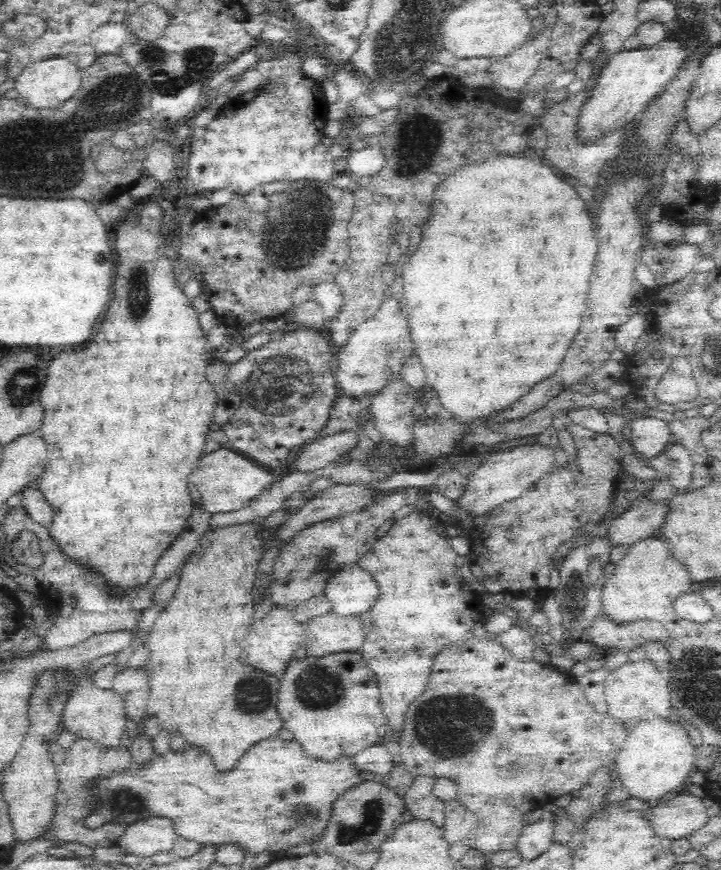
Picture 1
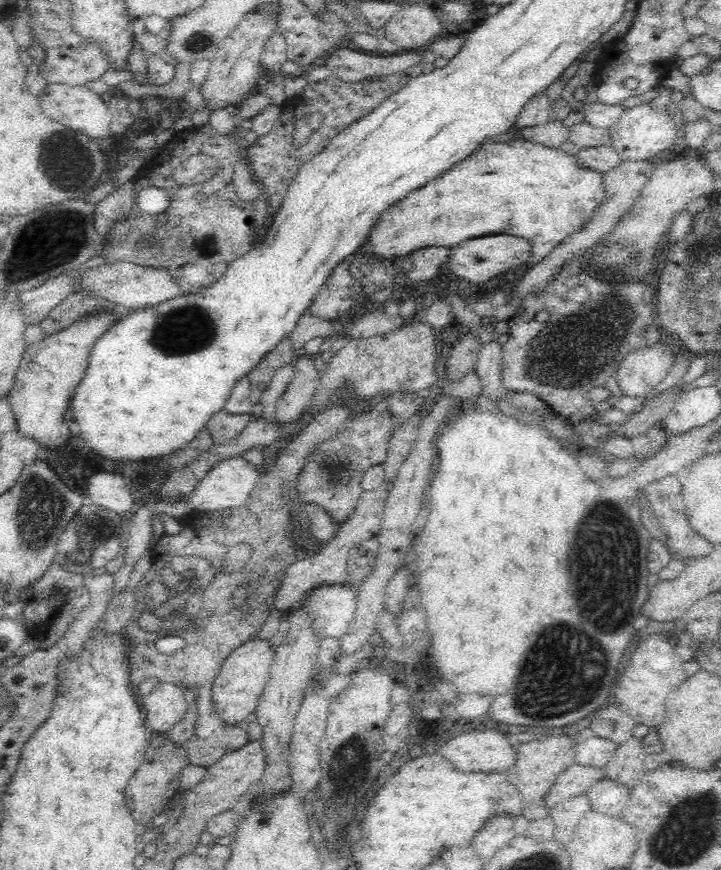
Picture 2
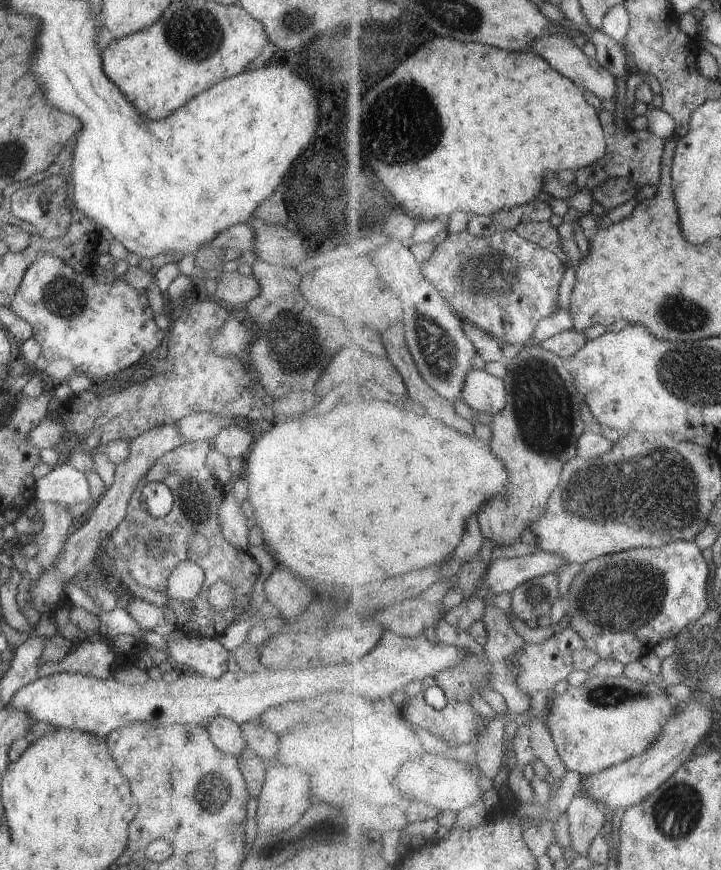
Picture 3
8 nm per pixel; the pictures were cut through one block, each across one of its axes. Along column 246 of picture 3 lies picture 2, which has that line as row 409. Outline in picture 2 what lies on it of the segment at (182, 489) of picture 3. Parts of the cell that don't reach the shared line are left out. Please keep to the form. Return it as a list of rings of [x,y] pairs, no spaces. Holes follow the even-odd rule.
[[[566,270],[564,274],[556,273],[555,277],[548,282],[548,284],[540,291],[539,295],[530,295],[527,294],[526,296],[523,296],[520,300],[516,302],[516,304],[519,306],[519,310],[517,315],[514,317],[510,317],[507,320],[507,324],[509,326],[509,333],[508,333],[508,340],[506,343],[501,346],[502,349],[502,384],[504,385],[504,389],[512,390],[512,392],[525,392],[525,393],[531,393],[531,394],[539,394],[539,398],[550,408],[552,408],[553,412],[558,416],[558,418],[561,418],[561,424],[564,425],[572,425],[573,427],[585,422],[588,418],[591,418],[590,416],[594,413],[600,412],[601,410],[608,410],[608,408],[616,408],[616,404],[619,401],[620,397],[623,394],[621,390],[619,389],[619,386],[617,385],[617,379],[616,374],[618,371],[618,368],[620,368],[620,364],[624,361],[624,358],[627,357],[627,354],[630,354],[631,352],[634,352],[635,350],[641,349],[646,347],[646,328],[650,326],[650,324],[654,324],[654,302],[652,302],[652,288],[648,286],[648,284],[644,284],[644,282],[631,282],[631,283],[610,283],[606,282],[606,280],[596,280],[594,278],[594,294],[590,296],[590,304],[586,306],[582,306],[582,304],[574,304],[570,298],[568,298],[567,294],[567,286],[565,281],[574,276],[576,274],[576,270]],[[540,310],[547,310],[549,312],[549,318],[544,322],[539,322],[534,319],[536,314]],[[596,386],[603,386],[604,388],[607,388],[610,391],[610,396],[602,402],[596,402],[592,401],[592,399],[586,397],[586,394],[592,390],[592,388],[596,388]]]

